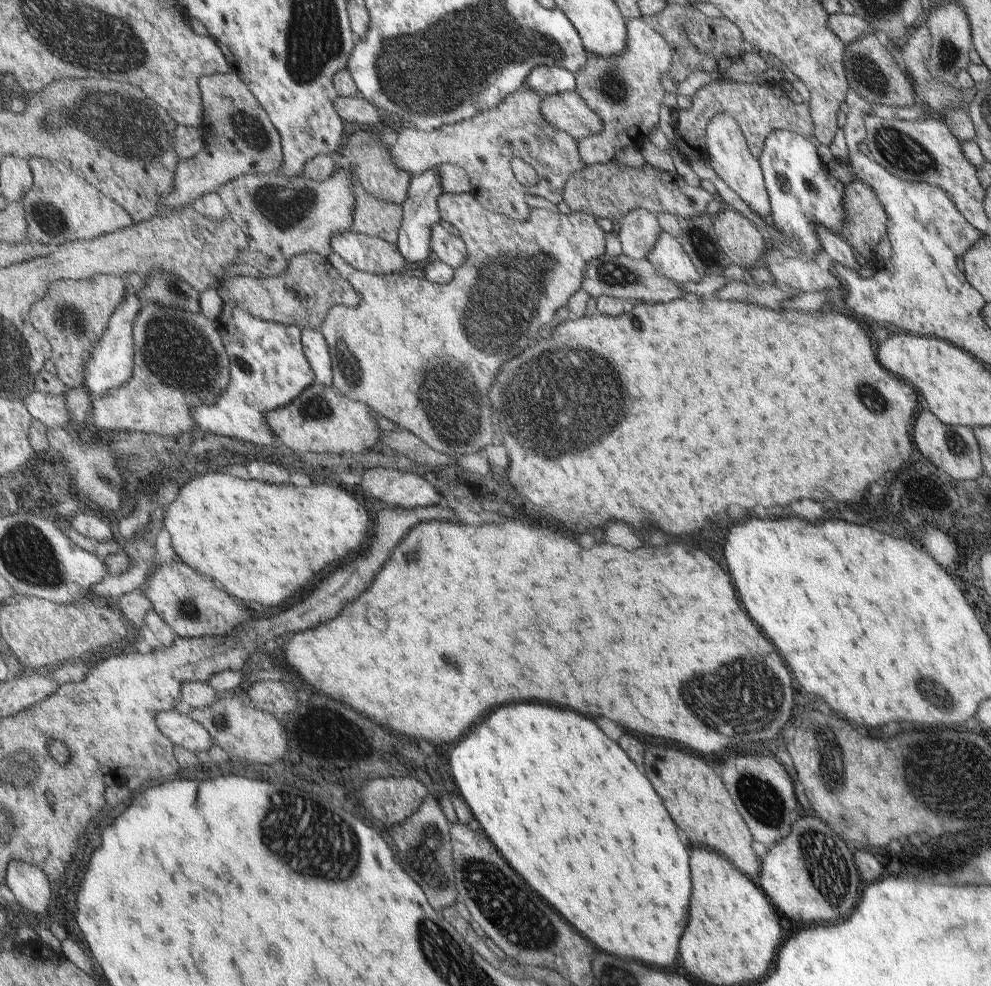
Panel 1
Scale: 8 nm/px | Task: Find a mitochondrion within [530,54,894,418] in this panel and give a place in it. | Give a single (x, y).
(608, 87)

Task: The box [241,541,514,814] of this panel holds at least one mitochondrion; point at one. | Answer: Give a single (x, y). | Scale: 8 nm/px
(411, 555)

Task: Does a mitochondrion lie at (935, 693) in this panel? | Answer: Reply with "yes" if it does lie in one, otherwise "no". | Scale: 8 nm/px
yes

